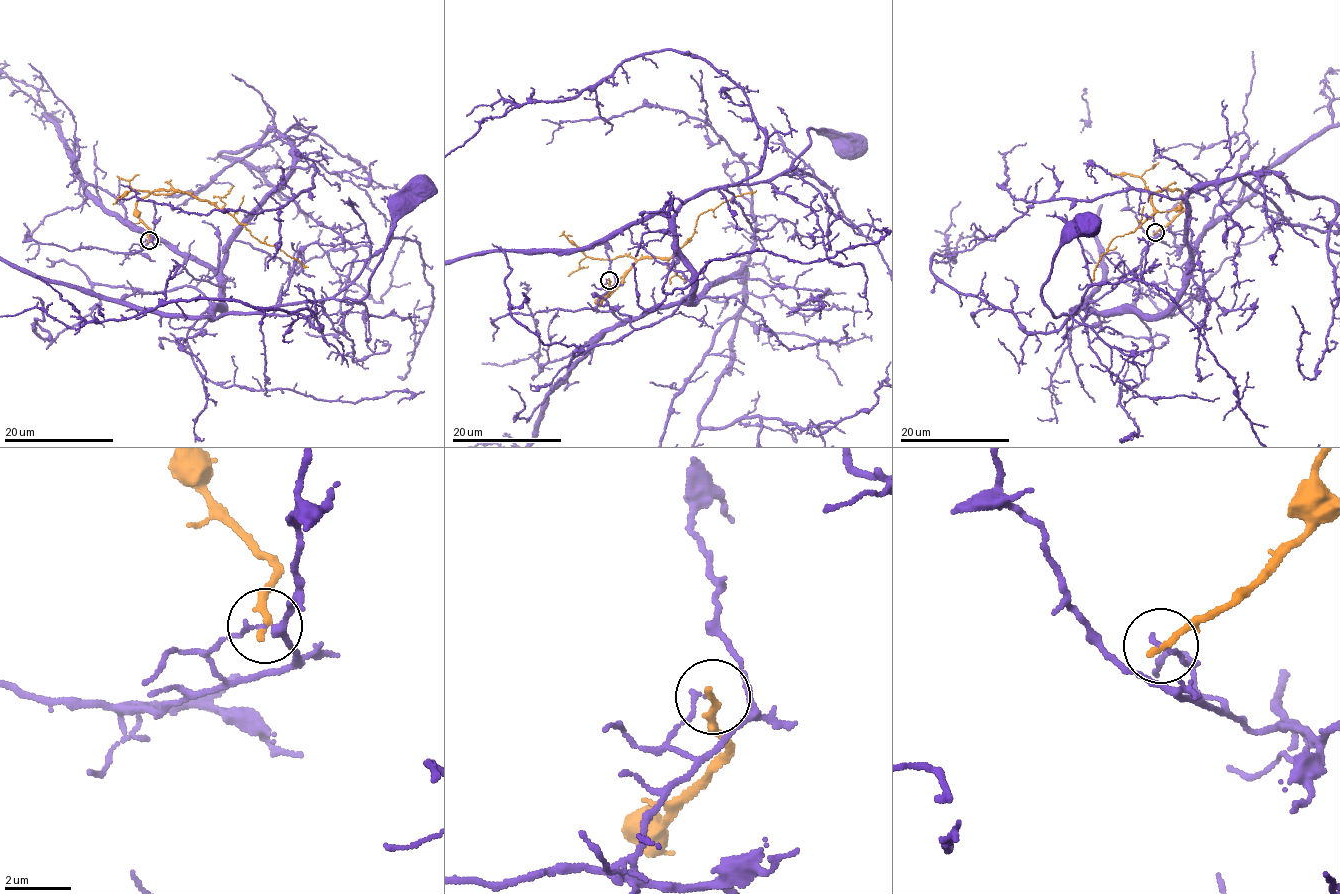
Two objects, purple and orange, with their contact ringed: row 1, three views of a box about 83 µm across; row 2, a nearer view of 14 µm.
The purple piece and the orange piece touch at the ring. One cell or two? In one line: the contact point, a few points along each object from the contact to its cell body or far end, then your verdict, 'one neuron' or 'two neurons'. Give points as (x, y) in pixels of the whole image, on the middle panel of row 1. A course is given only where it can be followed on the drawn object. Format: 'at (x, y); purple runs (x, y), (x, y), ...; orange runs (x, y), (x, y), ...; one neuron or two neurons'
at (609, 280); purple runs (610, 279), (597, 308), (622, 320), (688, 300), (675, 232), (687, 200), (770, 182), (812, 127), (852, 144); orange runs (610, 279), (608, 295), (597, 302), (608, 298), (638, 260), (668, 259), (693, 234), (697, 216), (755, 190); two neurons

